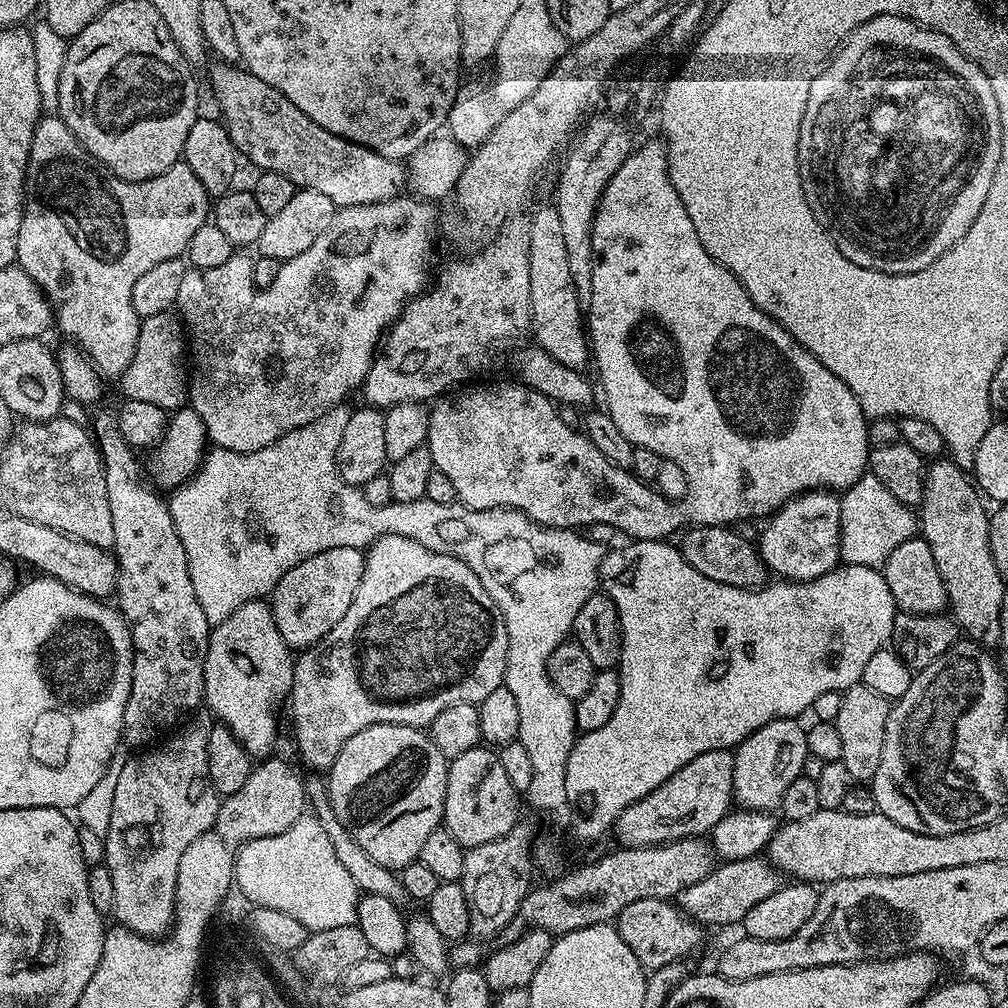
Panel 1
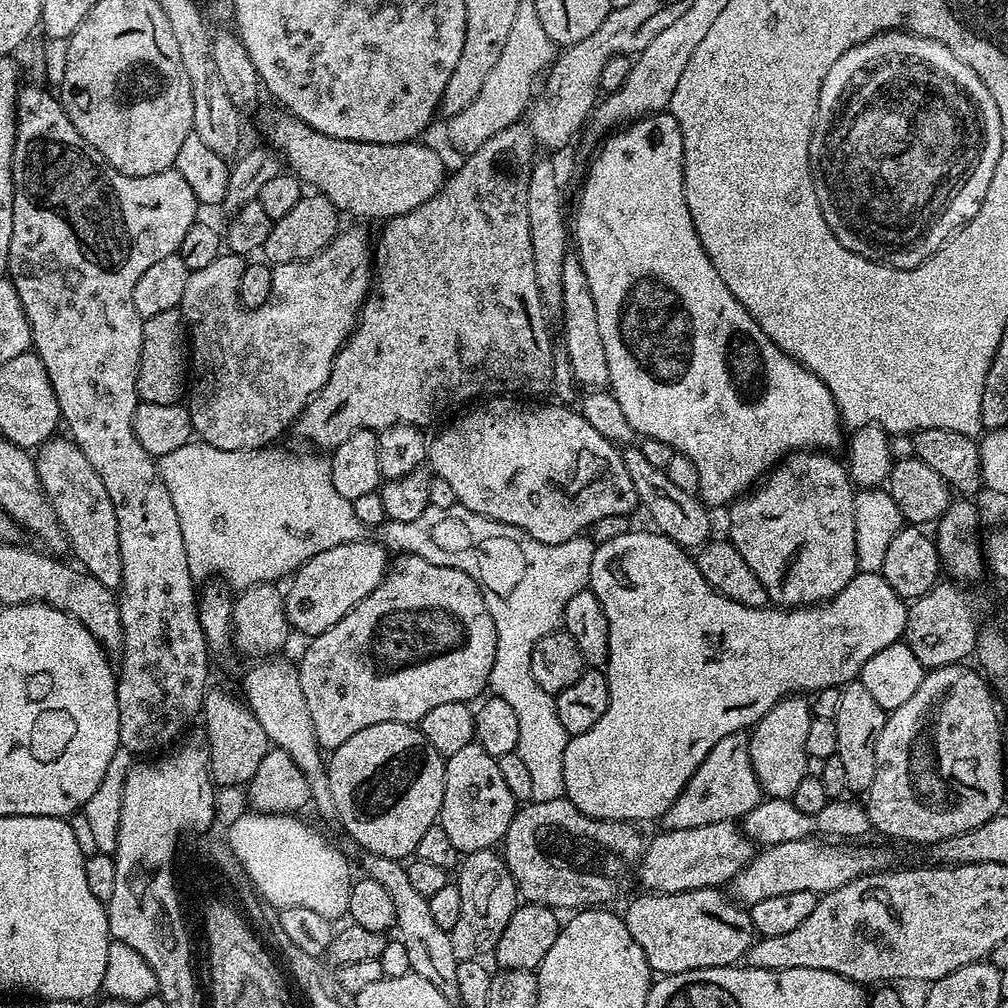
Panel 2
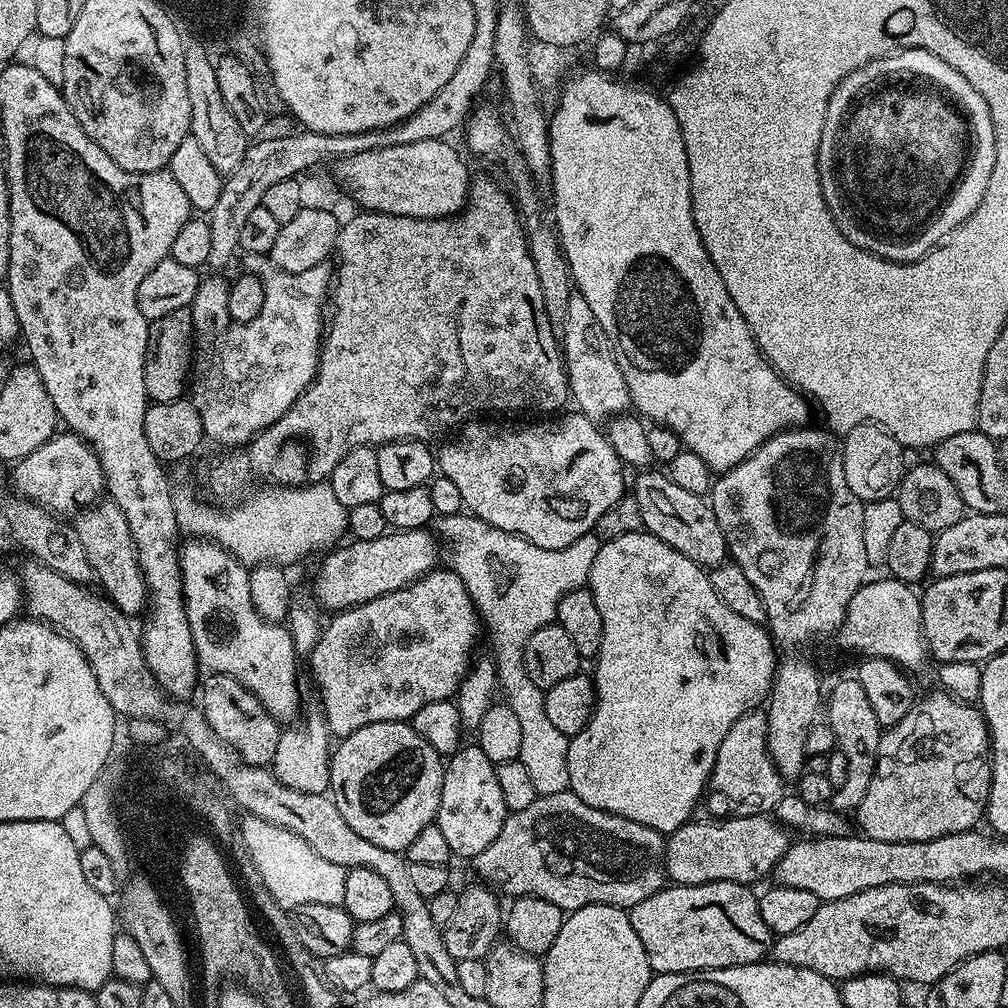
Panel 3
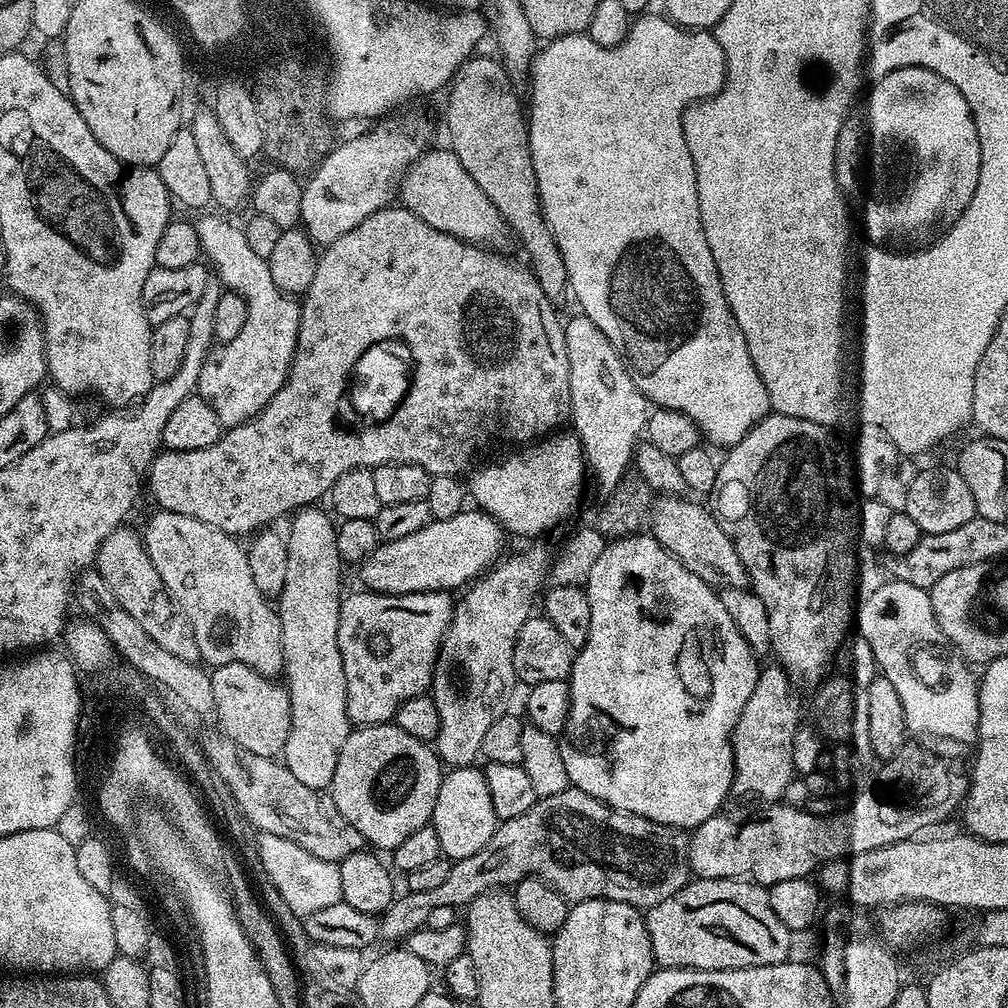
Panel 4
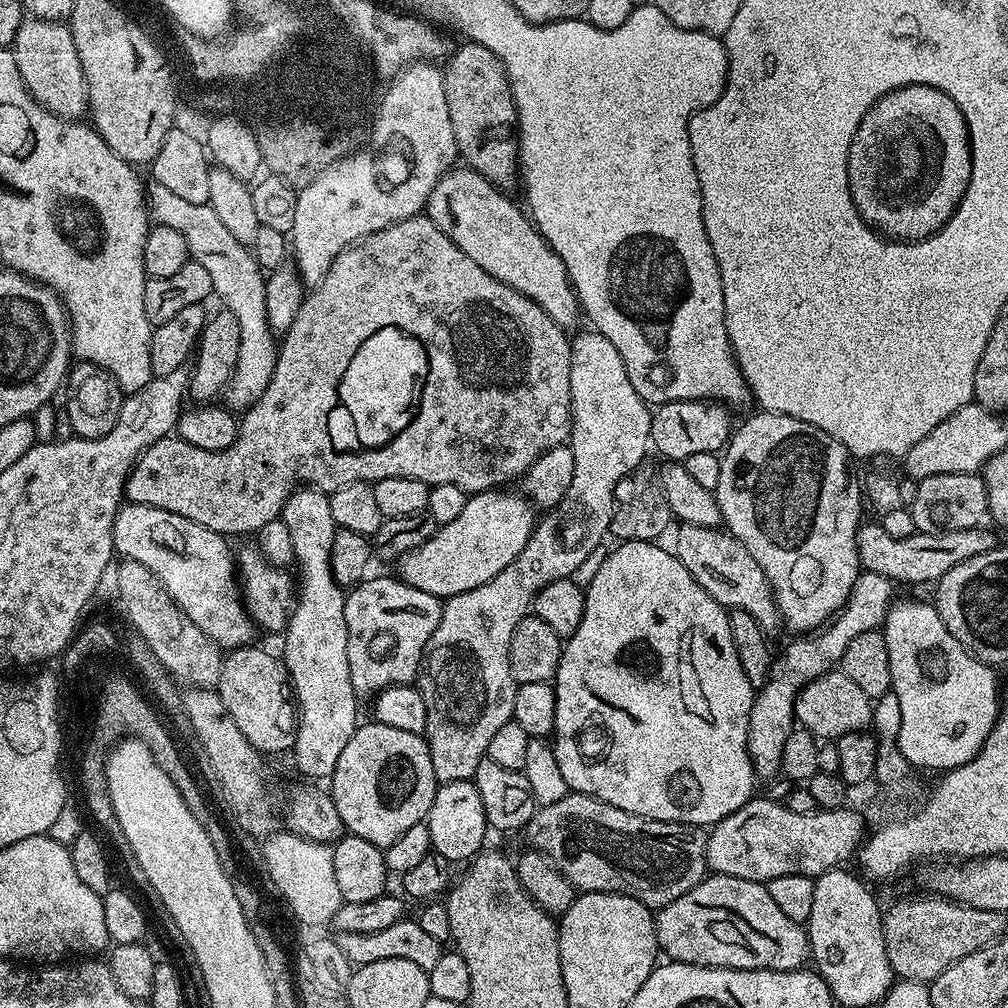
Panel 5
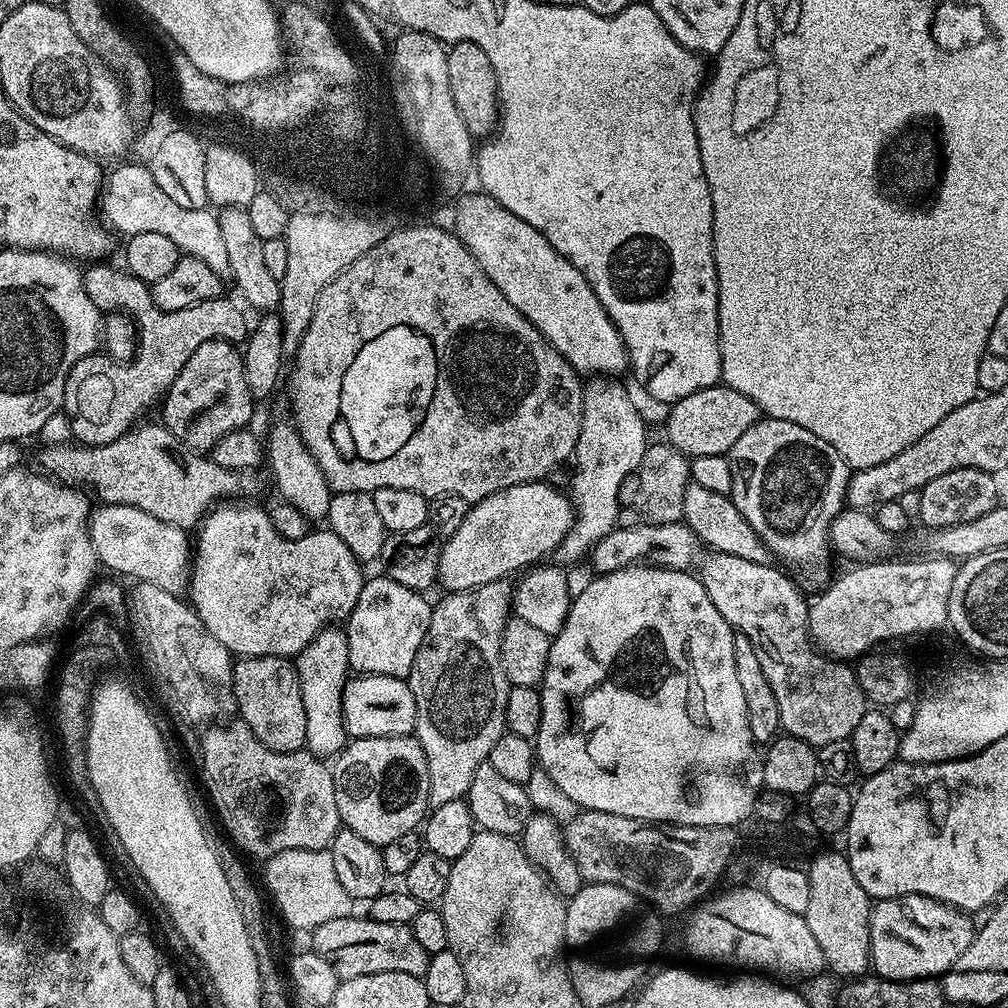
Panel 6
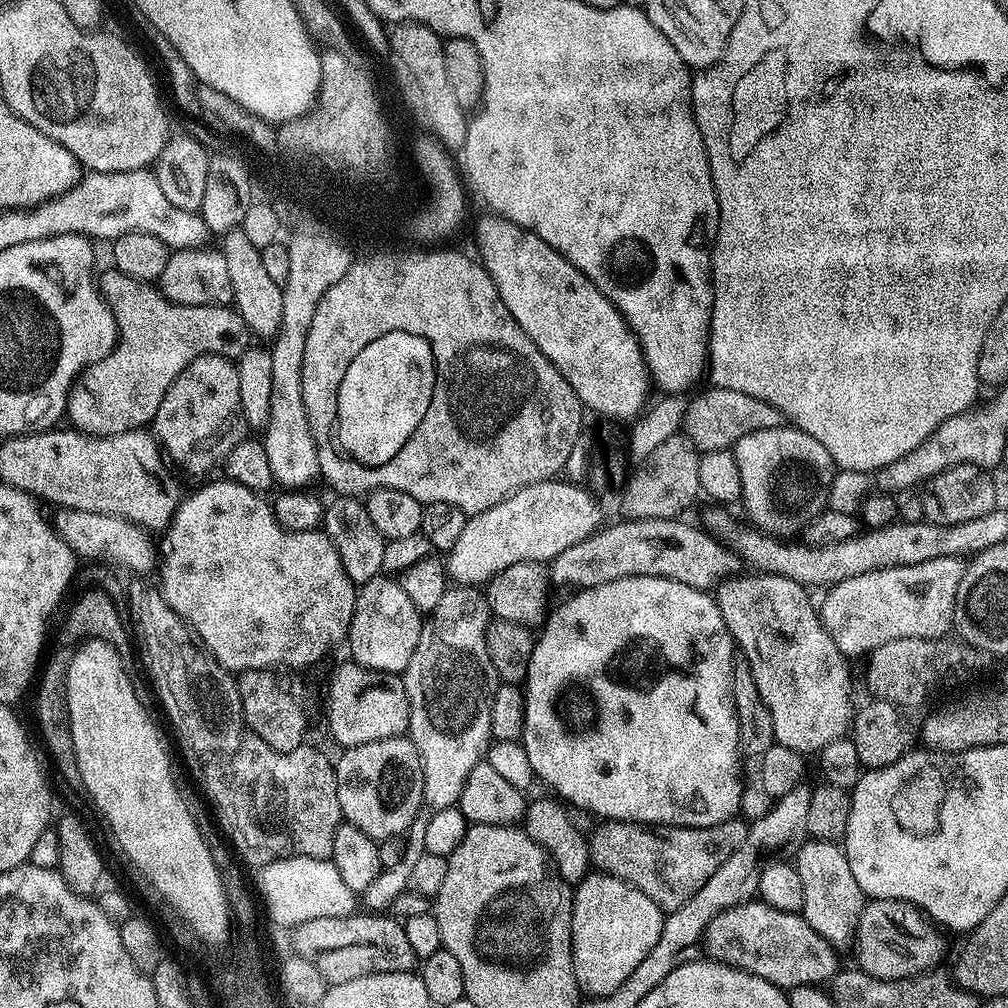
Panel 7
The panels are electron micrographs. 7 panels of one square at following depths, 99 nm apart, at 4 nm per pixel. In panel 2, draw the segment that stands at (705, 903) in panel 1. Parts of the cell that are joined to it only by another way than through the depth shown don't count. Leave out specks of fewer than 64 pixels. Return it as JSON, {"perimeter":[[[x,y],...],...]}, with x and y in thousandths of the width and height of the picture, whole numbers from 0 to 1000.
{"perimeter":[[[803,831],[755,840],[745,855],[724,874],[725,888],[735,898],[745,899],[760,891],[788,887],[792,883],[816,887],[831,883],[831,879],[839,879],[839,875],[847,875],[852,869],[860,869],[866,863],[878,860],[877,849],[869,841],[840,841],[842,838],[837,835],[809,835],[809,832]]]}

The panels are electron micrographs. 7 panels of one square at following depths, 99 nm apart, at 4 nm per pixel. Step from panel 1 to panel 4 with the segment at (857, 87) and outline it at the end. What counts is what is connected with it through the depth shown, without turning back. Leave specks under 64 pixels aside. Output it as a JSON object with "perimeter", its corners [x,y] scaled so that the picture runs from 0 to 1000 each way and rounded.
{"perimeter":[[[892,67],[883,73],[872,76],[868,80],[865,92],[860,92],[862,111],[859,115],[861,123],[865,123],[865,131],[869,135],[881,135],[881,131],[889,131],[889,135],[917,135],[917,139],[905,139],[905,147],[909,147],[909,159],[913,159],[913,167],[909,167],[909,179],[905,179],[905,187],[901,187],[901,198],[893,198],[893,202],[873,202],[873,198],[857,198],[857,190],[853,190],[853,155],[857,155],[857,139],[853,139],[853,127],[844,127],[838,122],[831,133],[829,142],[829,180],[838,195],[844,196],[851,203],[853,218],[857,221],[857,230],[862,239],[877,244],[880,238],[909,238],[917,234],[929,221],[933,214],[947,215],[955,210],[962,200],[966,188],[970,185],[972,172],[972,138],[968,122],[964,116],[958,97],[938,77],[927,73],[918,67]]]}

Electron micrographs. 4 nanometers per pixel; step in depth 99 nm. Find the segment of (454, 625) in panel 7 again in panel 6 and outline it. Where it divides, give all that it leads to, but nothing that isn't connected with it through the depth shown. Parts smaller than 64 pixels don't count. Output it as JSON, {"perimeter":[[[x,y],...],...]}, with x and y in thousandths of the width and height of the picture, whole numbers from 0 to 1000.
{"perimeter":[[[503,574],[482,577],[473,583],[463,583],[457,587],[444,587],[440,589],[437,596],[432,596],[429,599],[429,612],[427,613],[427,621],[423,625],[423,633],[419,633],[419,641],[415,641],[415,649],[411,653],[411,661],[403,673],[407,681],[407,688],[411,688],[411,696],[413,697],[413,725],[411,729],[423,748],[423,764],[427,768],[425,797],[429,802],[438,800],[447,794],[458,794],[463,791],[466,784],[466,776],[470,776],[470,764],[482,757],[486,744],[490,744],[490,736],[494,736],[494,732],[502,725],[500,709],[502,708],[502,692],[504,691],[506,680],[502,669],[498,665],[496,638],[498,637],[498,629],[508,602],[510,583],[507,578],[504,578]]]}

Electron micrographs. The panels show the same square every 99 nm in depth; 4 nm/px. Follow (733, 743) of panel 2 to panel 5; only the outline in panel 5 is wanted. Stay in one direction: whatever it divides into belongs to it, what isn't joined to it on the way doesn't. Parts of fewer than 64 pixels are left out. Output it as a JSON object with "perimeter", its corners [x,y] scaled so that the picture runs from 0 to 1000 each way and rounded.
{"perimeter":[[[854,566],[843,593],[824,618],[813,624],[812,629],[798,629],[787,634],[790,636],[767,658],[761,675],[747,689],[746,703],[742,709],[742,747],[746,753],[746,762],[755,775],[775,769],[776,743],[791,717],[790,693],[794,690],[794,684],[803,675],[810,675],[818,667],[826,666],[851,629],[859,629],[876,620],[877,609],[887,595],[885,583],[886,576],[880,575],[875,569]]]}

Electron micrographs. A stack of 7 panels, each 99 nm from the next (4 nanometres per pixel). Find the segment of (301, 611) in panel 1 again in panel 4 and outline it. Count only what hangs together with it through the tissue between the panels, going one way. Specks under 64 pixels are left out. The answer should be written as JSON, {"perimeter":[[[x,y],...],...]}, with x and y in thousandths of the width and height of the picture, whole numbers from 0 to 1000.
{"perimeter":[[[461,506],[450,510],[450,514],[441,516],[430,515],[423,522],[419,522],[419,526],[403,530],[403,534],[374,539],[373,545],[355,561],[357,575],[361,578],[358,580],[364,586],[382,587],[388,591],[408,587],[436,587],[456,582],[459,584],[465,577],[484,567],[497,555],[496,547],[500,544],[500,535],[502,529],[495,518],[475,506]]]}

